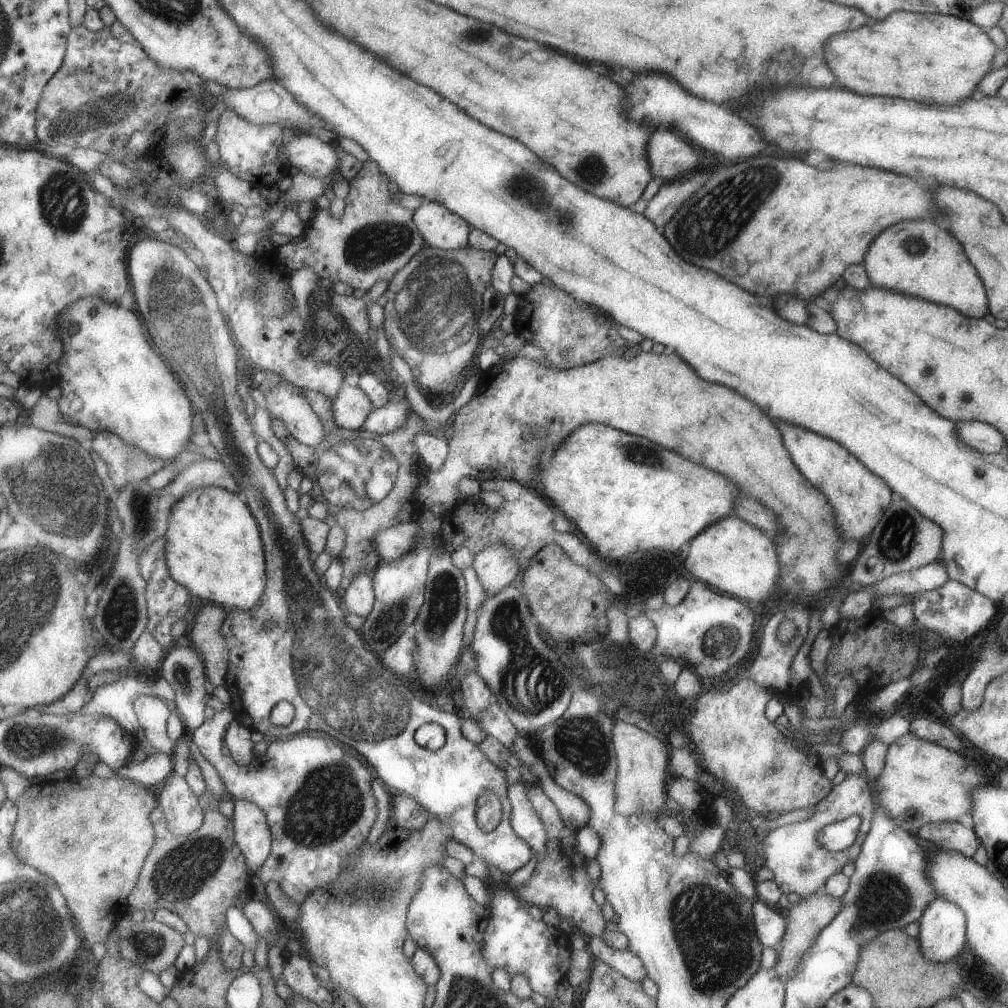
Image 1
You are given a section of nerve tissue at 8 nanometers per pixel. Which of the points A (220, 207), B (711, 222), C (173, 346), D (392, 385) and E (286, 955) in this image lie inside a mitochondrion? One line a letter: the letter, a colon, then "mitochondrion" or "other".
A: other
B: mitochondrion
C: mitochondrion
D: other
E: other

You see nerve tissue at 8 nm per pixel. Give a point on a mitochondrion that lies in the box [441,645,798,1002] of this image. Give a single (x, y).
(710, 928)

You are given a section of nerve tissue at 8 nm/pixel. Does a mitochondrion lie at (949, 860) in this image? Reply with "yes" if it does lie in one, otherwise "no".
no

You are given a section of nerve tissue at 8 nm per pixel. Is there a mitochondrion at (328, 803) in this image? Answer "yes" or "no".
yes

